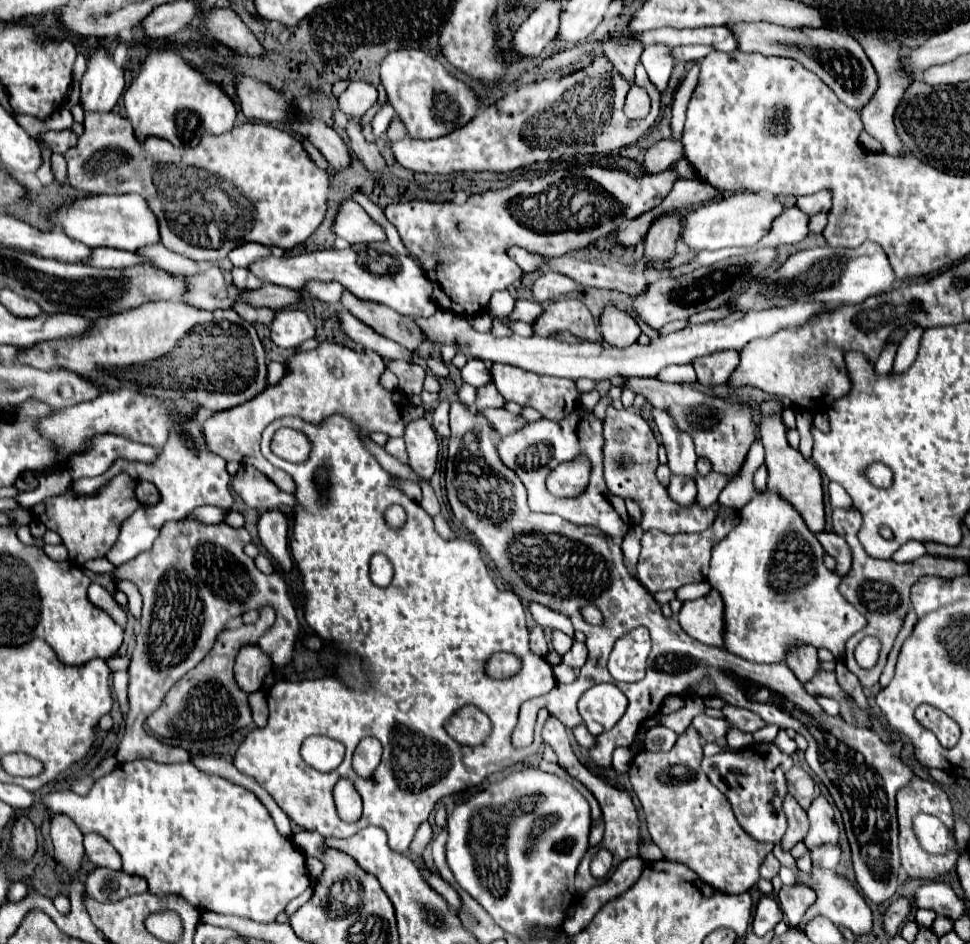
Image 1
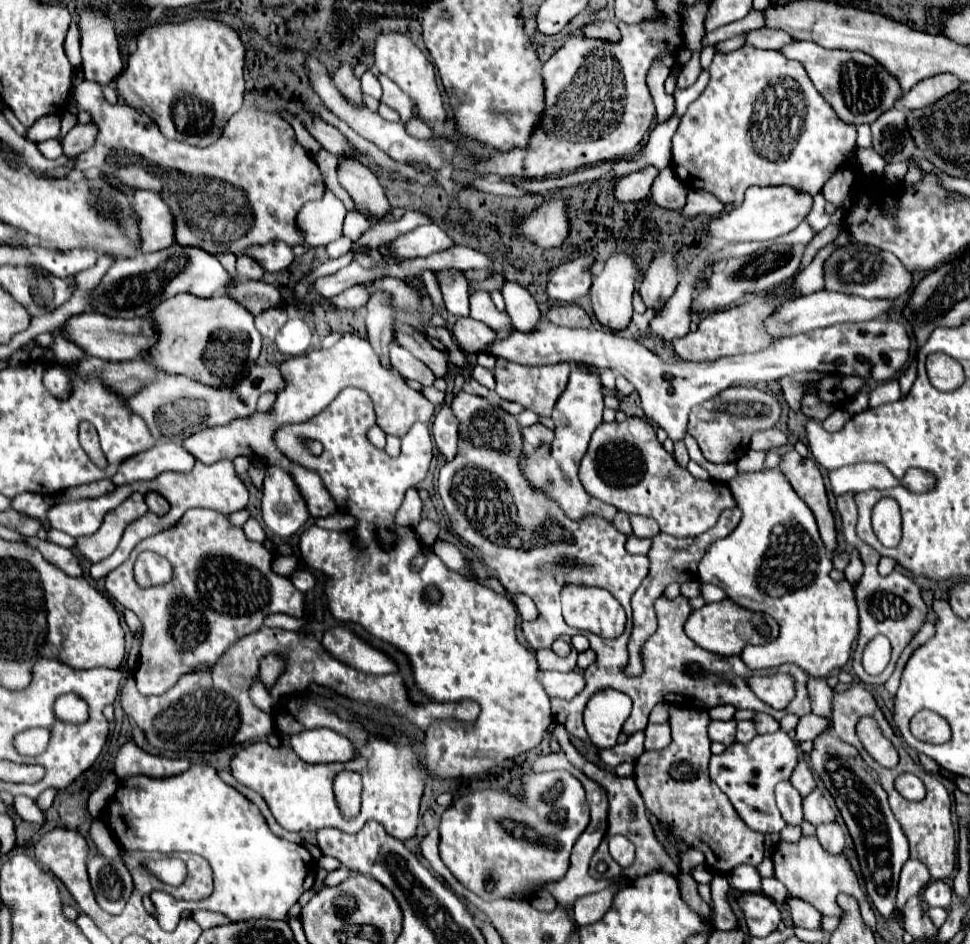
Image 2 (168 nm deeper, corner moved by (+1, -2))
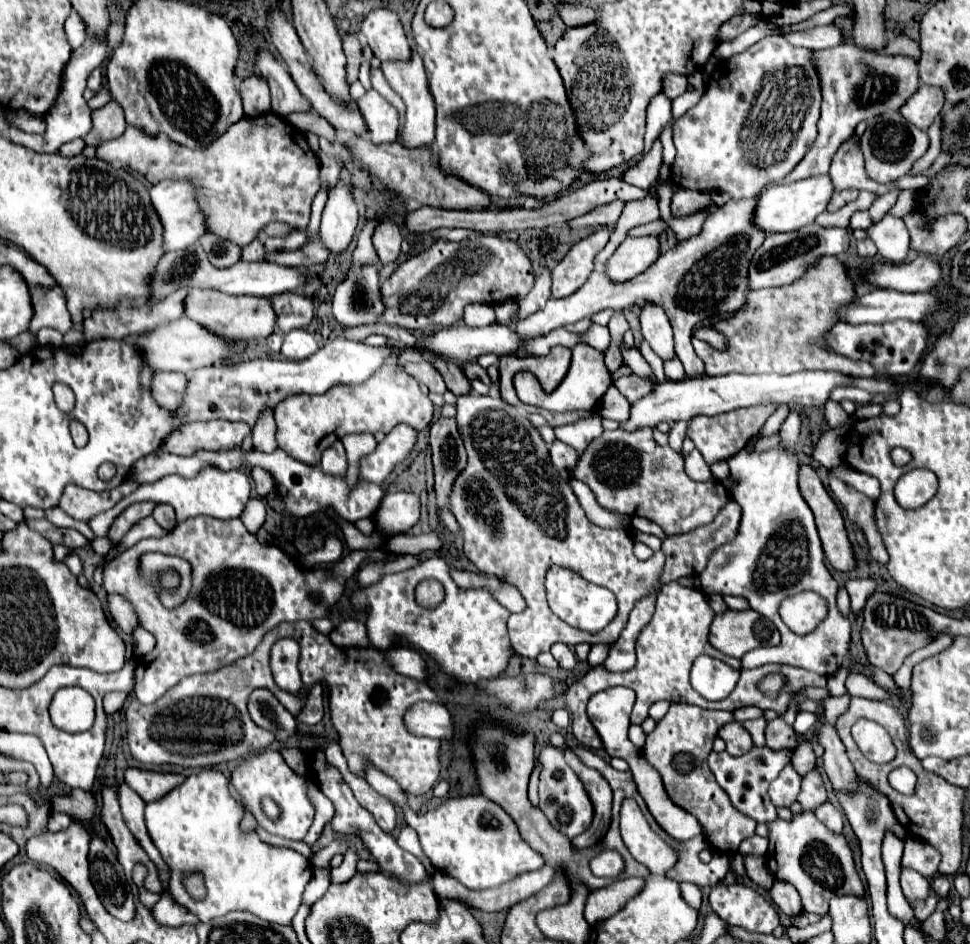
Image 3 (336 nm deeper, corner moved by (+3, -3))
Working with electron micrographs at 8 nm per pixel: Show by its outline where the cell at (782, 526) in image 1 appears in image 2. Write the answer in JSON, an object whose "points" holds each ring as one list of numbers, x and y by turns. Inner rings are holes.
{"points":[[779,469,737,475,729,481,729,487,743,517,729,537,709,545,705,557,699,563,699,579,703,583,713,583,721,587,735,605,745,607,749,611,767,613,779,623,781,631,775,641,765,645,747,645,743,649,741,659,751,670,793,663,799,665,809,675,827,679,833,671,845,667,845,663,851,657,853,641,859,633,853,585,847,583,845,579,833,581,829,577,831,555,819,537,813,513,793,491,793,487,781,475]]}

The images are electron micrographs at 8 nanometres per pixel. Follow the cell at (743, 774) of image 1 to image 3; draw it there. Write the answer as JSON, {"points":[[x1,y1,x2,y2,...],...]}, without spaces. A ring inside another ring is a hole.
{"points":[[767,746,763,748,755,748,751,750,751,754,745,754,745,756,739,756,739,758,733,758,731,754,727,752,711,752,709,754,709,768,713,772,713,776,717,778,717,784,729,794,733,806,747,814,749,818,753,818,755,822,771,822,777,818,777,812,775,812,775,806,773,802,769,800,769,794,767,794,767,788,769,788,769,782,773,782,779,772,783,770,783,766,791,760,791,752,773,752,769,750]]}

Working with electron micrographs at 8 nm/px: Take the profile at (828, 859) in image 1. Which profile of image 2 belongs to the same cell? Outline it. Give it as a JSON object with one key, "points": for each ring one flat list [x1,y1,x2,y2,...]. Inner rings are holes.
{"points":[[837,821,829,823,829,825,819,825,817,827,817,839,819,839,821,847,831,855,839,855,843,851,845,835,843,835,843,829]]}

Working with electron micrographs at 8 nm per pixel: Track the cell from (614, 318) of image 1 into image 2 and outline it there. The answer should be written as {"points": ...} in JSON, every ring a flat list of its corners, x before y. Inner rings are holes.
{"points":[[619,253,609,257,609,261,603,265,603,271,593,279,591,285,591,301,593,301,593,311,597,321,611,329,611,331,623,331,629,327,631,323,631,315,633,315,633,307,631,307,631,297,635,291,635,277,637,277,637,269,635,263,629,255]]}

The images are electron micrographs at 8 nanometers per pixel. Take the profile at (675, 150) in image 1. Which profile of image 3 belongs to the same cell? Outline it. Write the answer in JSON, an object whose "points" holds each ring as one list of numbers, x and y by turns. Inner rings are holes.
{"points":[[615,200,611,204,605,204,605,206,597,206,595,210,587,212,585,216,579,216,571,222,567,222,569,228,589,228,589,226,613,226,619,216,621,216,621,210,623,210,623,202,621,200]]}

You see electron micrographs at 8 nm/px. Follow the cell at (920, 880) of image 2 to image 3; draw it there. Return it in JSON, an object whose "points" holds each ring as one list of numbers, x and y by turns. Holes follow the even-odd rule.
{"points":[[913,834,905,836,905,852,901,858,901,866,911,866,925,878,933,878,937,874,939,862,941,854,933,846]]}

